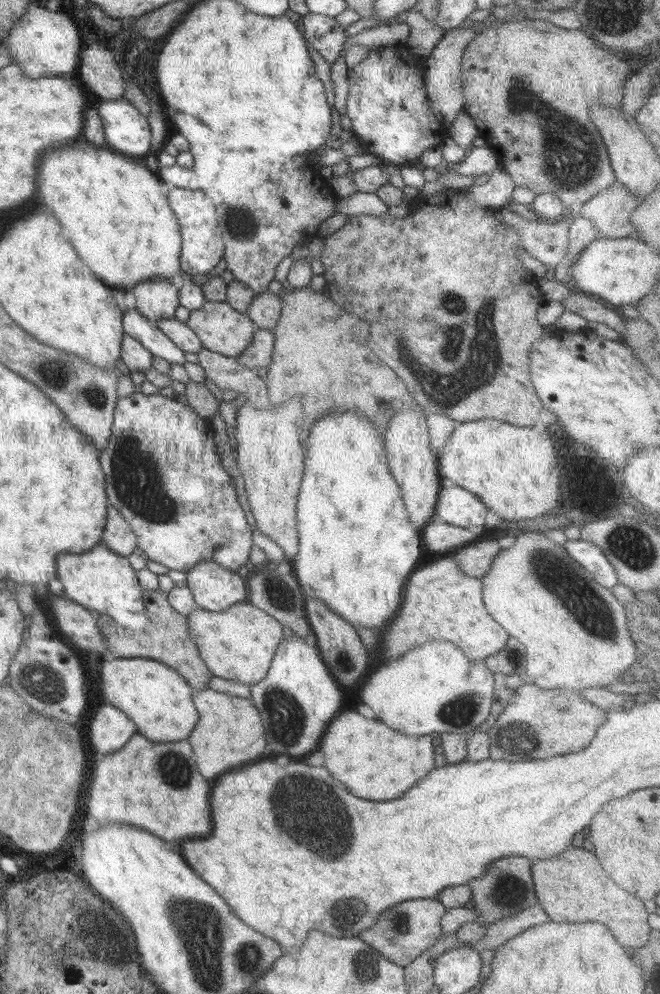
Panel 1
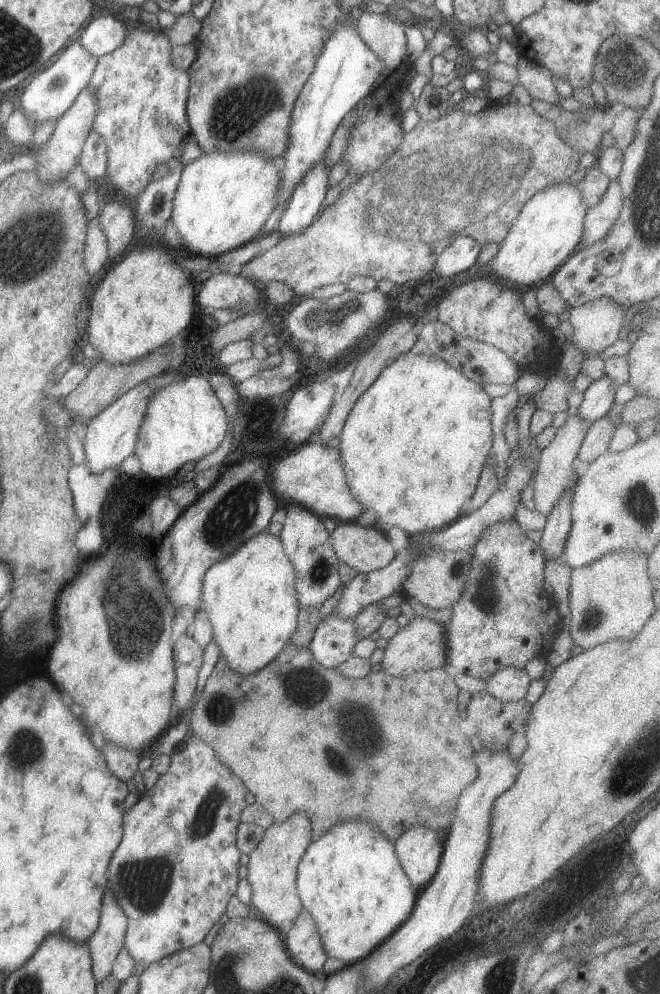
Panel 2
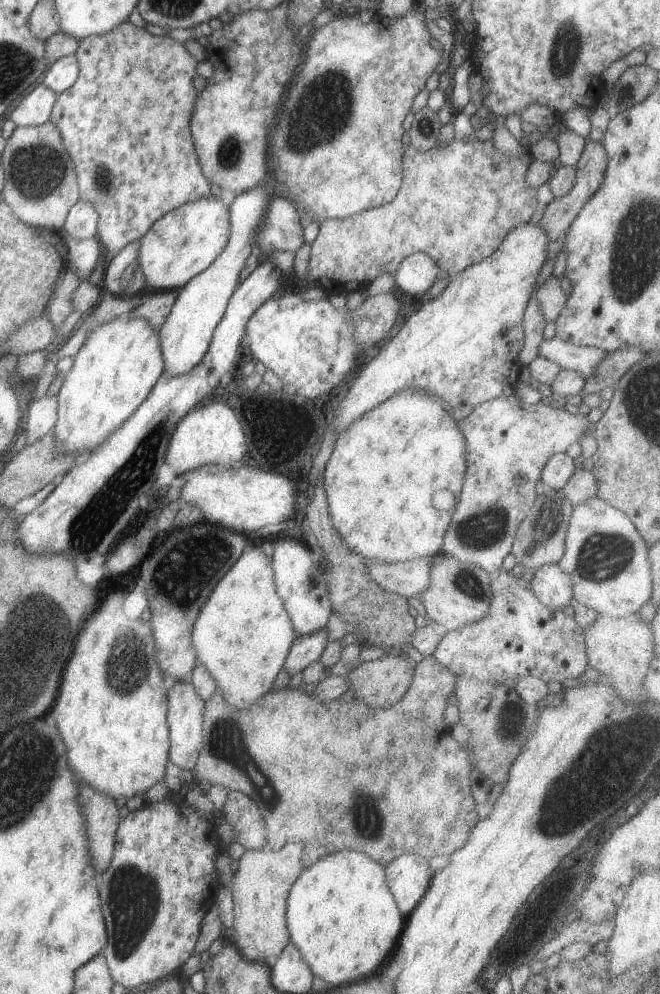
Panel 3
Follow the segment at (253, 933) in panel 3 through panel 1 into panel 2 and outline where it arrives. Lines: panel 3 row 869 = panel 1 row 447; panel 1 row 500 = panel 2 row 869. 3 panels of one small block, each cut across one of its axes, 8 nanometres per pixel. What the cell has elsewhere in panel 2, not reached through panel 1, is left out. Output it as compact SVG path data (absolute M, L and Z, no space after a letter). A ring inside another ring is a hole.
M305 812L292 813L284 822L265 828L260 844L249 854L247 881L252 886L253 913L284 934L303 909L297 893L297 866L312 840L312 819Z

